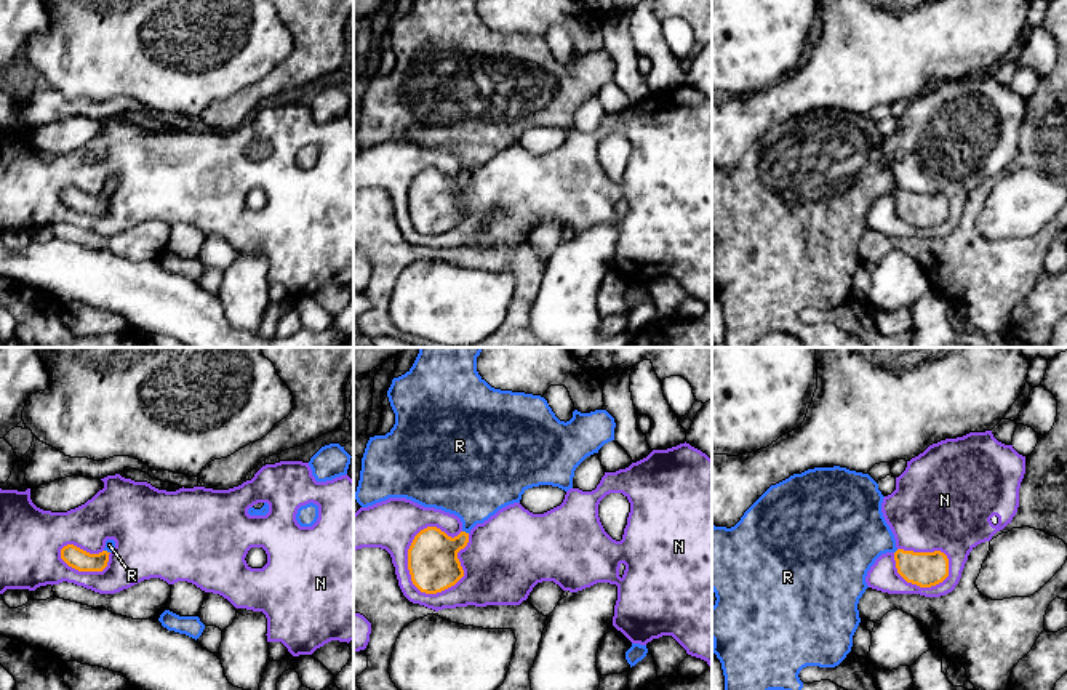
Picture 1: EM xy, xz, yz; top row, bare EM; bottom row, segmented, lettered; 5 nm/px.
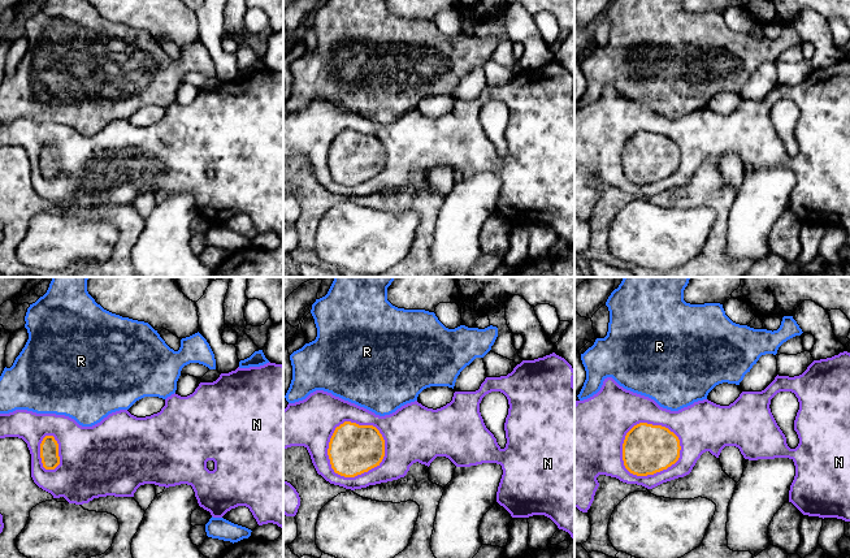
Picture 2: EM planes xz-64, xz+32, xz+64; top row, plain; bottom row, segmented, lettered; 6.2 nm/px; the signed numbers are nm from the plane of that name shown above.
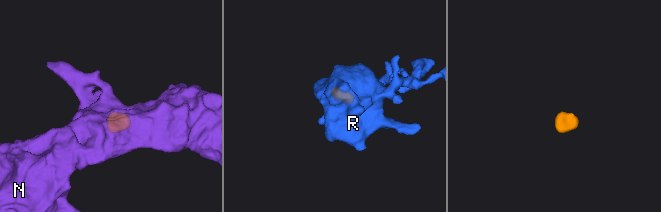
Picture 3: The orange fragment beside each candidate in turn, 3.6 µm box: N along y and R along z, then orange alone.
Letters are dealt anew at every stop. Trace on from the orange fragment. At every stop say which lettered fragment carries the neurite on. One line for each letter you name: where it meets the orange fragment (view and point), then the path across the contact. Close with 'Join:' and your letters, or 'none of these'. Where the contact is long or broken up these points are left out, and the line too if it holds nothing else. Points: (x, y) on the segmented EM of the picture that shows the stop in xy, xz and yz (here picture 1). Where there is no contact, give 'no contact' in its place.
R: contact xz (464, 532); way xz (432, 557), (451, 546), (464, 532), (474, 501), (474, 484)
Join: R

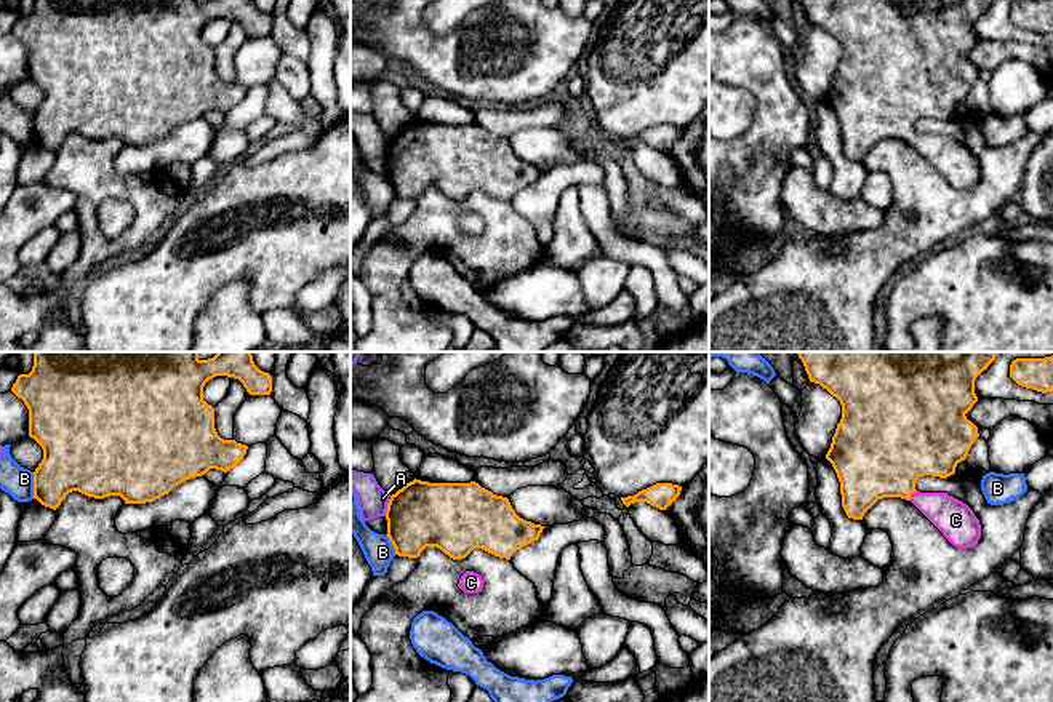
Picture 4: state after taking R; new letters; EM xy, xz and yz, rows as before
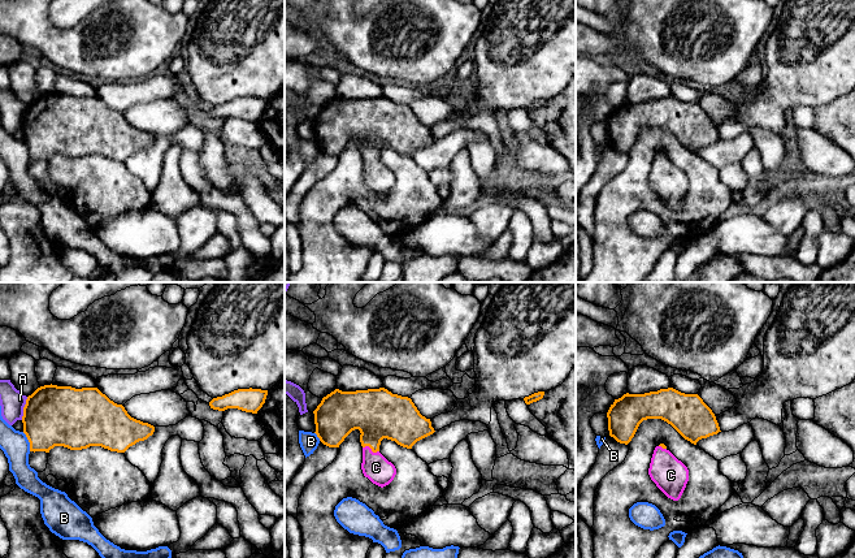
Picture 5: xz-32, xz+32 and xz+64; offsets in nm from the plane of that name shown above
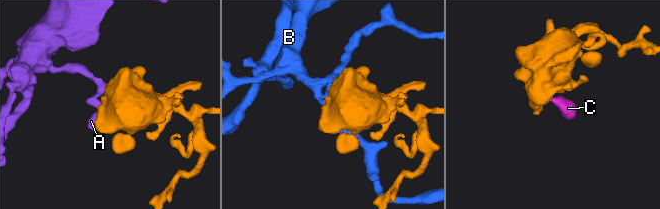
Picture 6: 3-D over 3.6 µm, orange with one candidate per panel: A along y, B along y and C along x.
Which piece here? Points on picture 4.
C: contact yz (911, 493); way yz (882, 453), (911, 493), (952, 517)
Join: C

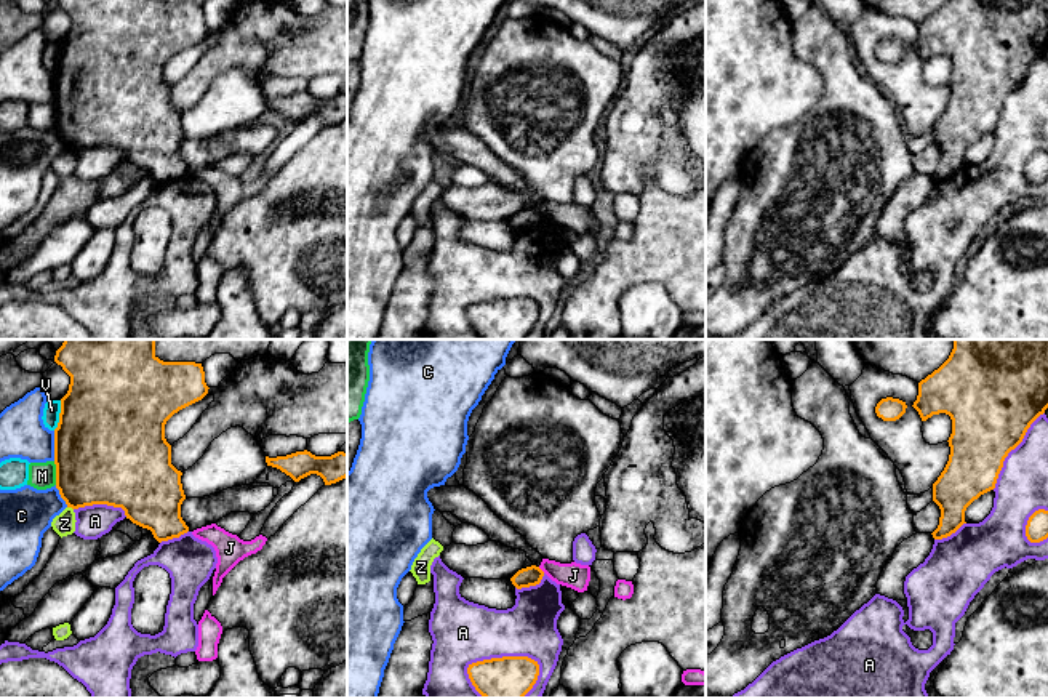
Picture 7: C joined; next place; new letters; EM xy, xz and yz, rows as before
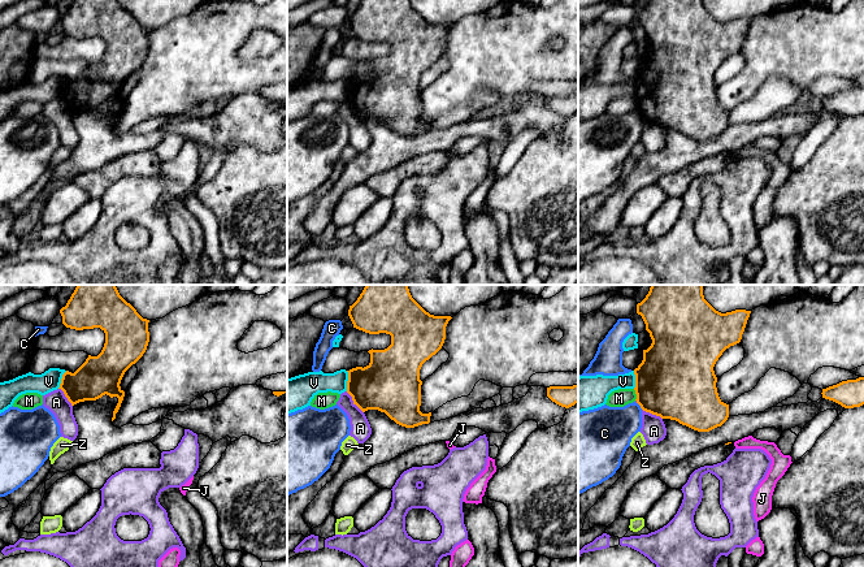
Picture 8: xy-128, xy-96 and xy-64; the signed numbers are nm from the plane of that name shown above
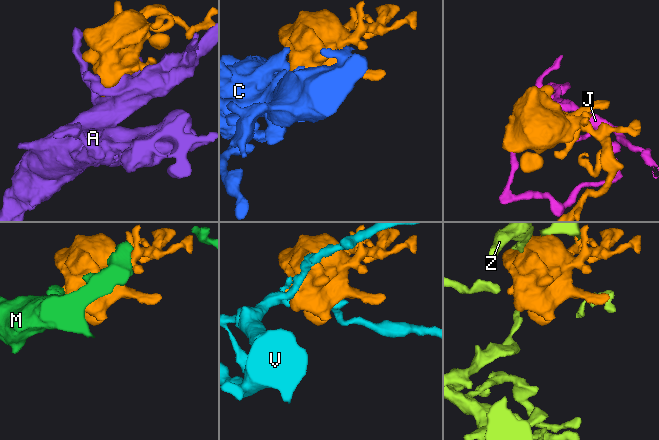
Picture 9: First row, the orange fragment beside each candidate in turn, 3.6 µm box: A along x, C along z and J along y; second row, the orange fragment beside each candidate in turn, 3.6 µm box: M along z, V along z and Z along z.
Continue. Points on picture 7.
Join: none of these

